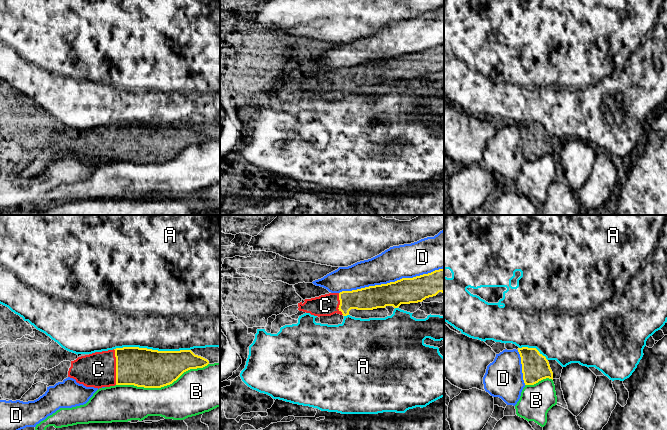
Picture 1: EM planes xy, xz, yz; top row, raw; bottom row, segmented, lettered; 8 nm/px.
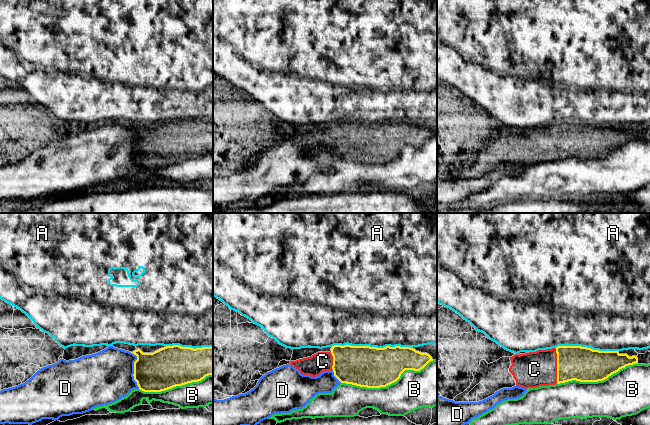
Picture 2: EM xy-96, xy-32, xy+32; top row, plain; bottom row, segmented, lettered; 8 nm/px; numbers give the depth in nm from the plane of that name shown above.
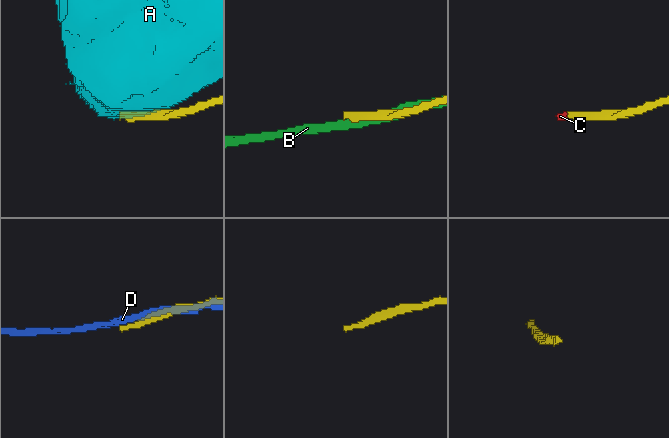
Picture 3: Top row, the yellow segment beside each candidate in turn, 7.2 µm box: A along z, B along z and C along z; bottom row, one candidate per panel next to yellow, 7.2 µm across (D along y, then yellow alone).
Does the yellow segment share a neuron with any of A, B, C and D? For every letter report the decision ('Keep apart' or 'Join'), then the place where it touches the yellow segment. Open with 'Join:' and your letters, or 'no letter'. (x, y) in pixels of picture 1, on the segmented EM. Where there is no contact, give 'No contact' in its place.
Join: C
A: Keep apart. Touches yellow at xy (151, 349)
B: Keep apart. Touches yellow at xy (162, 386)
C: Join. Touches yellow at xy (116, 367)
D: Keep apart. Touches yellow at xz (391, 282)

